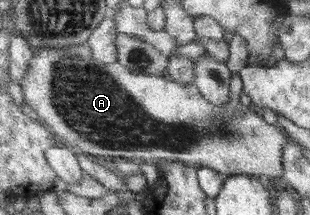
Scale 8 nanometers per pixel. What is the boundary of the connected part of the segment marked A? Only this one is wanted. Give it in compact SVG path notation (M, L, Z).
M84 42L36 52L20 86L24 107L61 138L63 145L75 152L104 156L107 160L140 159L154 165L158 160L176 160L195 169L211 168L224 177L262 175L281 185L282 147L289 139L277 124L267 124L262 117L238 102L239 76L232 73L229 81L230 99L222 106L214 106L198 92L193 83L180 84L166 76L132 74L118 62L110 65L99 63L92 58L91 47Z

